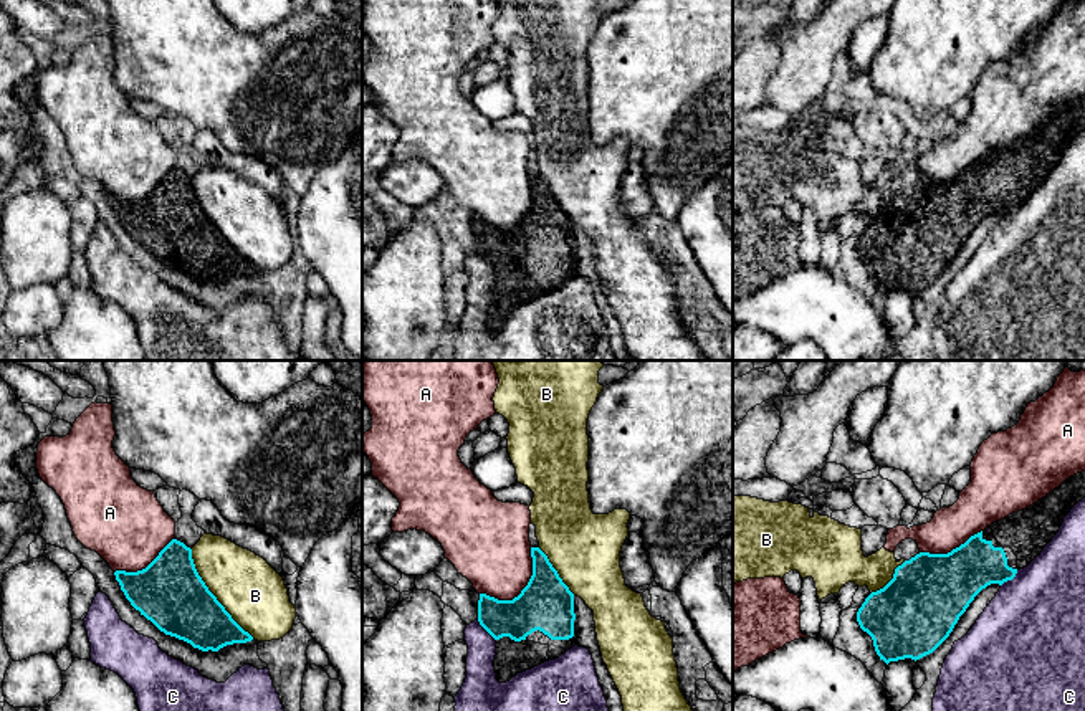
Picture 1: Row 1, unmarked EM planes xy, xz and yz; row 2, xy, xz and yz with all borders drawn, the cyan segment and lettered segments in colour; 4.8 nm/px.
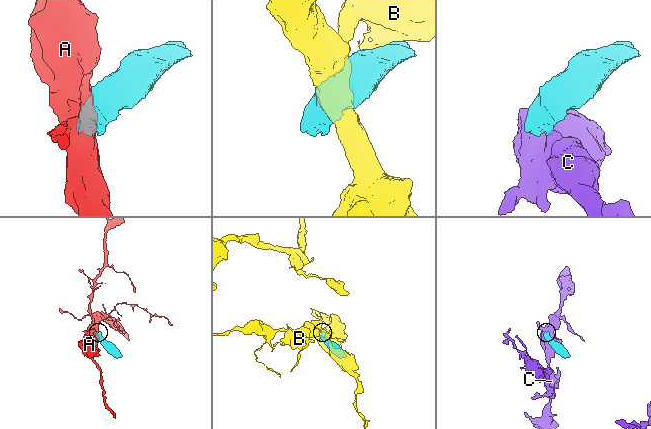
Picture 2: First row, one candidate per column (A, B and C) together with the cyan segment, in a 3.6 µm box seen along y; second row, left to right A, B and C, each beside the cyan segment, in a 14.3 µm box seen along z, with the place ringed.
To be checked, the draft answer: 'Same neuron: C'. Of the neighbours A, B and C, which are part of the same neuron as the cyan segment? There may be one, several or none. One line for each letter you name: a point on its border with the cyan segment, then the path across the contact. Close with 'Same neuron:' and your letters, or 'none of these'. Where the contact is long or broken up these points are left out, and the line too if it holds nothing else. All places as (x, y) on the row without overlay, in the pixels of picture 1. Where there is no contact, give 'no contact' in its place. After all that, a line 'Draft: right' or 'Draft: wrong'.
Same neuron: none of these
Draft: wrong

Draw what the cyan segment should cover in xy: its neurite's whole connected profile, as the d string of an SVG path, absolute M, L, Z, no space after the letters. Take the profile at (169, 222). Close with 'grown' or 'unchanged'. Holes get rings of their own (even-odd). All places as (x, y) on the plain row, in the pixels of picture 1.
M172 169L142 200L116 200L131 235L165 265L202 281L251 271L198 205L192 179Z; unchanged

